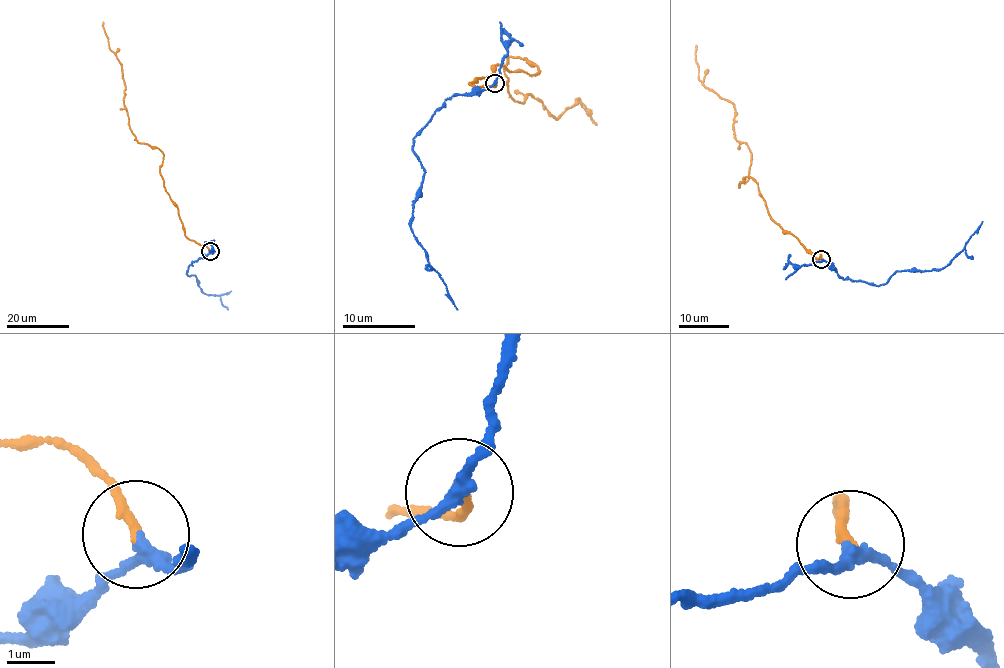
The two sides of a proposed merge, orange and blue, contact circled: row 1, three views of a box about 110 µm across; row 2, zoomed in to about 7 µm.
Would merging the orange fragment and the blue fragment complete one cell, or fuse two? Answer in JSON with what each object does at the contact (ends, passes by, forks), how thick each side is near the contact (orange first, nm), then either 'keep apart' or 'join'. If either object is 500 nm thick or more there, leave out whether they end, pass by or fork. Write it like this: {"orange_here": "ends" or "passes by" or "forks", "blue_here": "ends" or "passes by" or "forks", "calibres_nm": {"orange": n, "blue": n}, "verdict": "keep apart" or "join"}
{"orange_here": "ends", "blue_here": "passes by", "calibres_nm": {"orange": 200, "blue": 240}, "verdict": "keep apart"}

